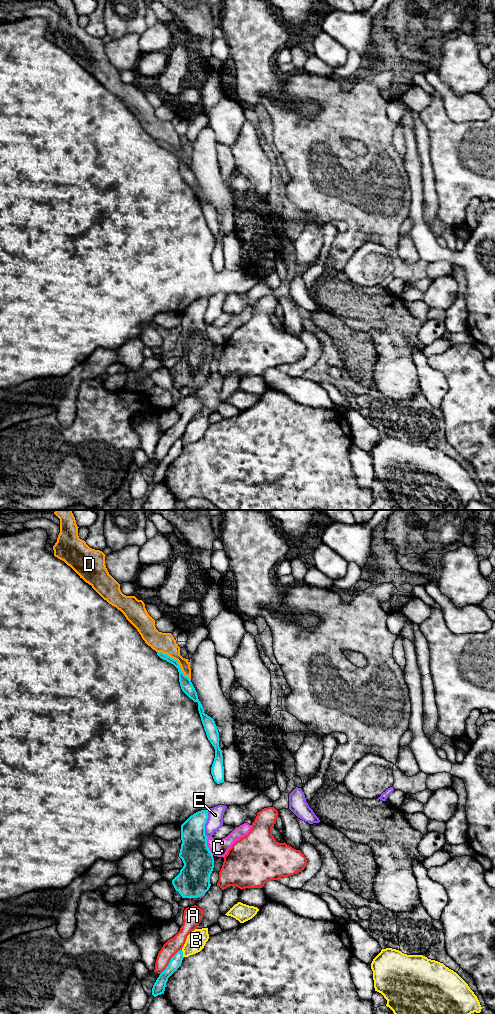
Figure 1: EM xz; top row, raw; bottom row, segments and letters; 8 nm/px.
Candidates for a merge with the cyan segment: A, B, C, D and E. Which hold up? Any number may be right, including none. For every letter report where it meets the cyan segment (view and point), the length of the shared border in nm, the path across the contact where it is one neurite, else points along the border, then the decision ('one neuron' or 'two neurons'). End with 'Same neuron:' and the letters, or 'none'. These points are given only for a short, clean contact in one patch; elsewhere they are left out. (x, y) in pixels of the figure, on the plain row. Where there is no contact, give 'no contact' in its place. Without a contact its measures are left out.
A: meets cyan in xz at (170, 449); contact 260 nm long; two neurons
B: meets cyan in xz at (182, 442); contact 70 nm long; two neurons
C: meets cyan in xz at (207, 334); contact 160 nm long; border along xz (207, 325), (207, 335), (212, 343); two neurons
D: meets cyan in xz at (177, 149); contact 360 nm long; two neurons
E: meets cyan in xz at (205, 311); contact 220 nm long; two neurons
Same neuron: none

